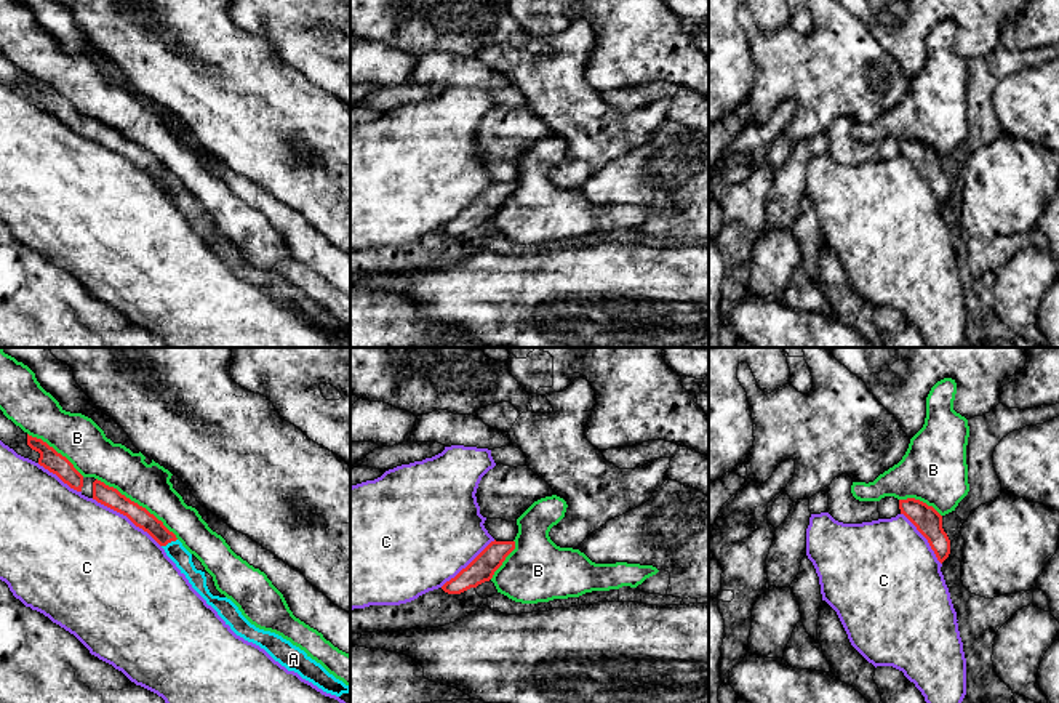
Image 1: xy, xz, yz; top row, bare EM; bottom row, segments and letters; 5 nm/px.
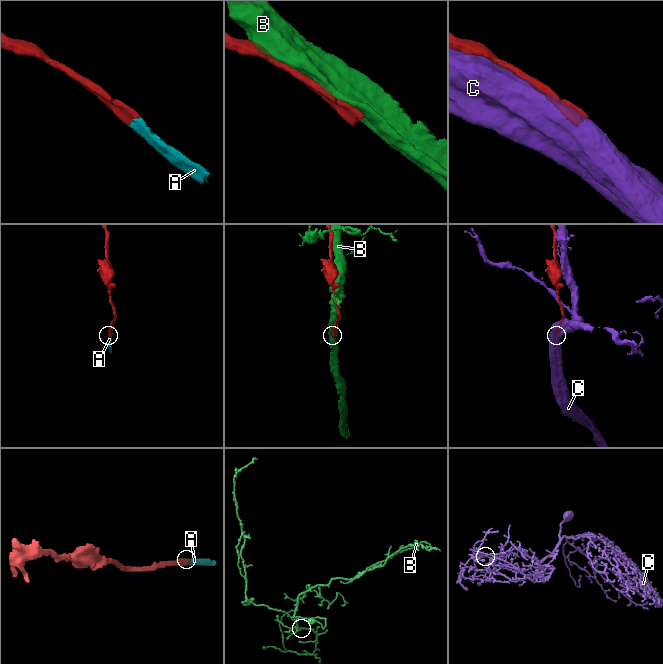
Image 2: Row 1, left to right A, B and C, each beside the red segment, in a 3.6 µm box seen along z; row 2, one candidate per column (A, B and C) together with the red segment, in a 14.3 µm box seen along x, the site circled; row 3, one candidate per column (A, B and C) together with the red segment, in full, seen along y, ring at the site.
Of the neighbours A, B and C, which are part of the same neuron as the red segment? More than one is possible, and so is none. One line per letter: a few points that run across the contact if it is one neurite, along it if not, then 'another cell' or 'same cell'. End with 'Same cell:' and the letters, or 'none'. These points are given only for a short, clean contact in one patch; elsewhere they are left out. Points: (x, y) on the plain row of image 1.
A: line xy (139, 157), (168, 183), (175, 191); same cell
B: another cell
C: another cell
Same cell: A

